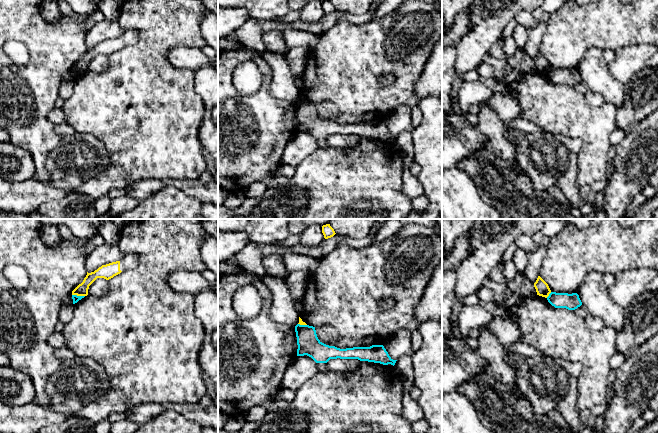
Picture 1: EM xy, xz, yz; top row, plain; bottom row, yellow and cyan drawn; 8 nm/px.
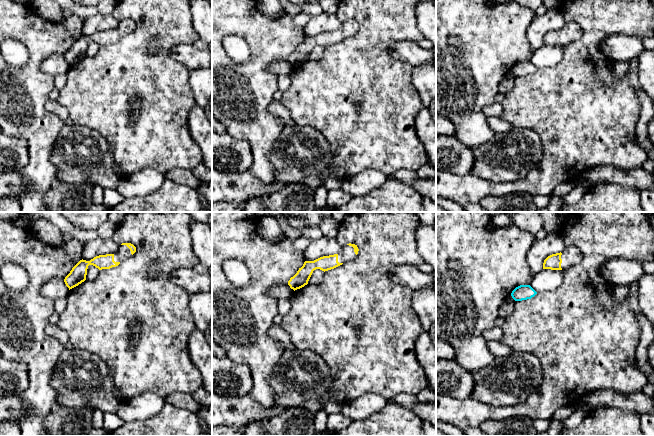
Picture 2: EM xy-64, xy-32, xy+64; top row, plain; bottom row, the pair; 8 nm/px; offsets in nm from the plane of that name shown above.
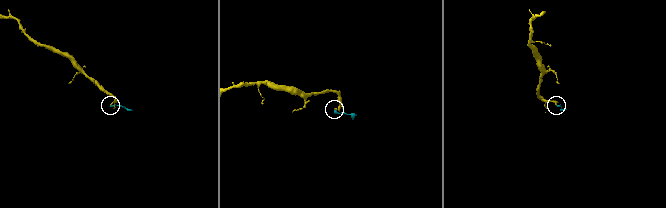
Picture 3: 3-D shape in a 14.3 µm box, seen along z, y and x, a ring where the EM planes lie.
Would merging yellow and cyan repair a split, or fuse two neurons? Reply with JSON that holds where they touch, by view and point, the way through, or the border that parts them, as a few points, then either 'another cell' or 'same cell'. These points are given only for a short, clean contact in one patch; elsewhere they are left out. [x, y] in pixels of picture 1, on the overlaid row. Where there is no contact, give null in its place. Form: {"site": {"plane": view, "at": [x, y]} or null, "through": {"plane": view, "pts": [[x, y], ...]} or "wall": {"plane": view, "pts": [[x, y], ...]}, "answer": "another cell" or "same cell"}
{"site": {"plane": "xy", "at": [78, 295]}, "wall": {"plane": "xy", "pts": [[72, 294], [84, 296]]}, "answer": "another cell"}

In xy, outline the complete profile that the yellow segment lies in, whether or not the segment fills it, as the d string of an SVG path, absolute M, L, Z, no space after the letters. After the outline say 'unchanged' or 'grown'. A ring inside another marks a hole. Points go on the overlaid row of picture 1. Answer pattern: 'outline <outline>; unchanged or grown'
outline M127 252L120 261L102 265L94 272L88 273L83 282L79 284L73 291L72 295L87 296L89 286L97 279L104 278L109 280L125 270L130 270L137 267L139 257L135 252Z; grown

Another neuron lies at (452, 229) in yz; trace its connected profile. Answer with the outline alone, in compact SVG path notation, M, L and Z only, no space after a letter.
M442 219L442 261L452 252L456 239L472 230L474 221L475 219Z

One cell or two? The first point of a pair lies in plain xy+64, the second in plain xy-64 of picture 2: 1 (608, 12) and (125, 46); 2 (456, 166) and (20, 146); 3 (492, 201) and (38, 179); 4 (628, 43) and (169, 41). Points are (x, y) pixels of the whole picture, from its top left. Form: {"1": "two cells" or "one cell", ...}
{"1": "one cell", "2": "one cell", "3": "two cells", "4": "two cells"}

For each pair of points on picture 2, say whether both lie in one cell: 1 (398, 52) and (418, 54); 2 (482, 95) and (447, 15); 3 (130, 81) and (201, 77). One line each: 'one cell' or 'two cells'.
1: one cell
2: one cell
3: two cells

